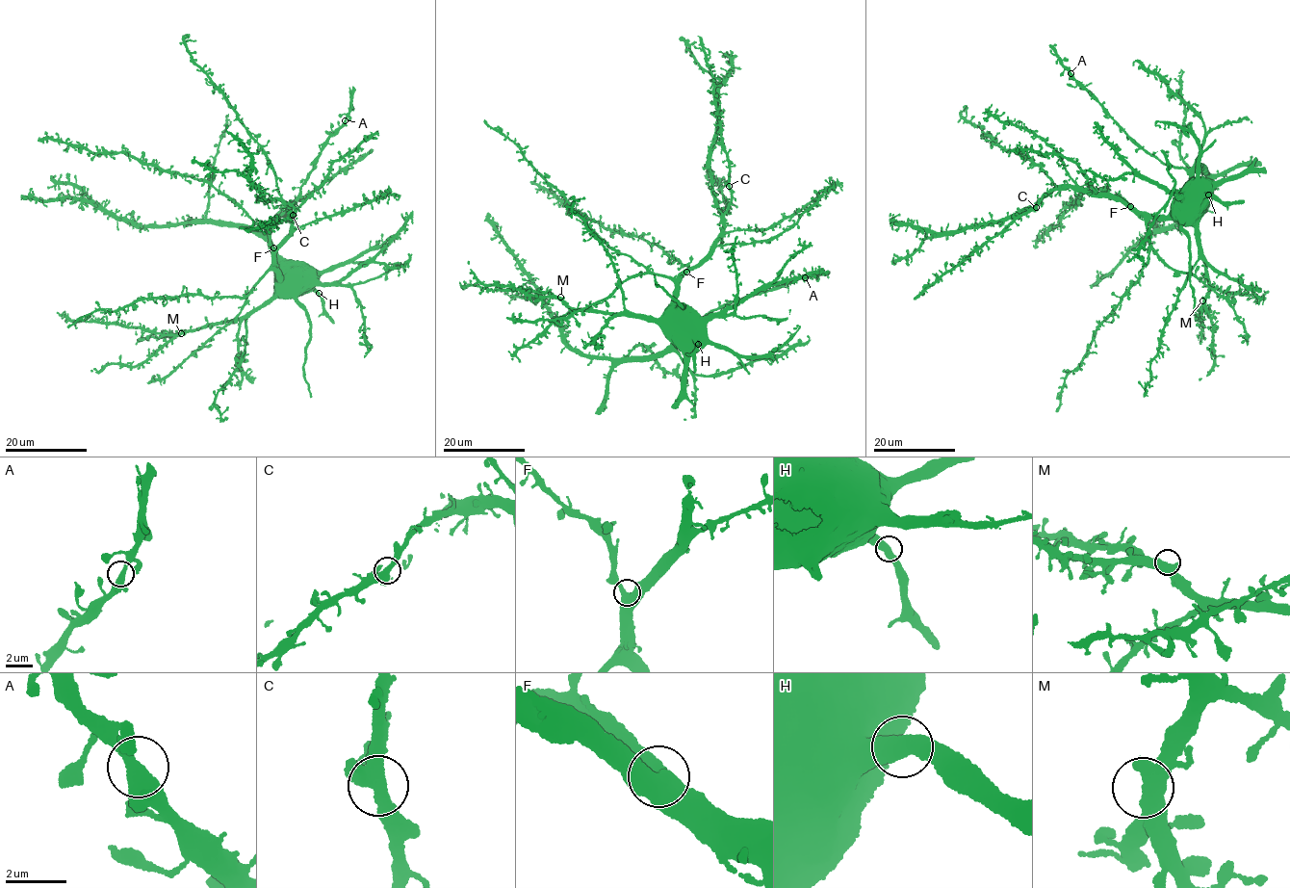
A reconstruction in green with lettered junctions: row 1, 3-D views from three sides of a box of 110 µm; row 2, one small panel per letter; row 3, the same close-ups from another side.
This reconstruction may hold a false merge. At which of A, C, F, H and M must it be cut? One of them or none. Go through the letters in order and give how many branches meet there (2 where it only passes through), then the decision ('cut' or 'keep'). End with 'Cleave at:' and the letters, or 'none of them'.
A: branches 2; keep
C: branches 2; keep
F: branches 2; keep
H: branches 2; keep
M: branches 2; keep
Cleave at: none of them

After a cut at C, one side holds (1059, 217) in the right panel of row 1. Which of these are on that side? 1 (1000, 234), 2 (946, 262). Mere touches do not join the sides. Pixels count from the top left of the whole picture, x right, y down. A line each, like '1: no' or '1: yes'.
1: no
2: no

